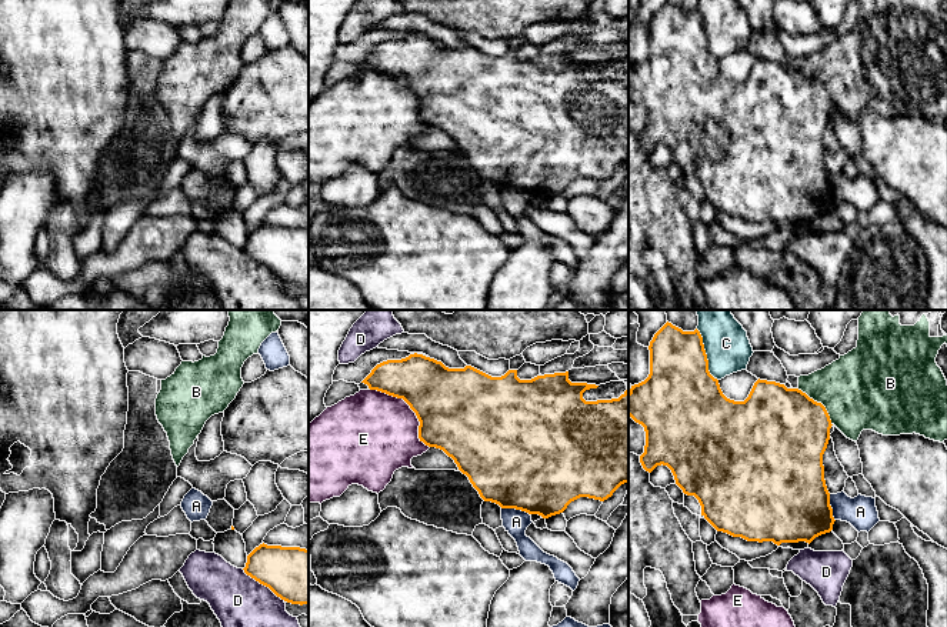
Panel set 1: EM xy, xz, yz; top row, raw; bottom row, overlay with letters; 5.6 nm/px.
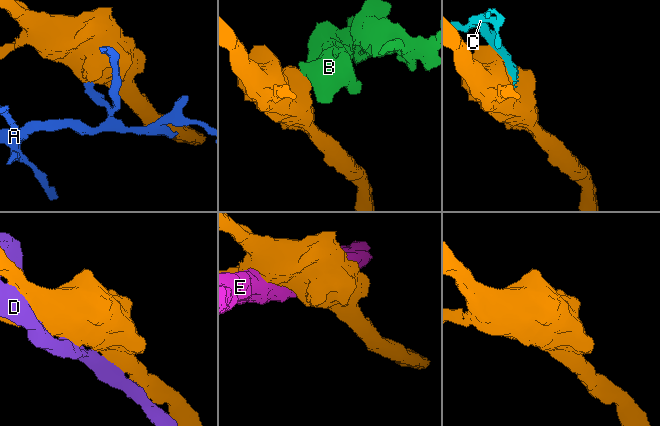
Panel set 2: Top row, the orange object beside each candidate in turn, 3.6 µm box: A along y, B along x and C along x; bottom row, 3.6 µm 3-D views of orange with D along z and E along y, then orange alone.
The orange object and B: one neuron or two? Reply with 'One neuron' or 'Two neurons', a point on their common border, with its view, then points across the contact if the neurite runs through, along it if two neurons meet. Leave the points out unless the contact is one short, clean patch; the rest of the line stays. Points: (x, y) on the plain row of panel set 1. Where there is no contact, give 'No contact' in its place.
Two neurons. Touches orange at yz (820, 83). Boundary: yz (797, 69), (824, 87), (832, 104)

